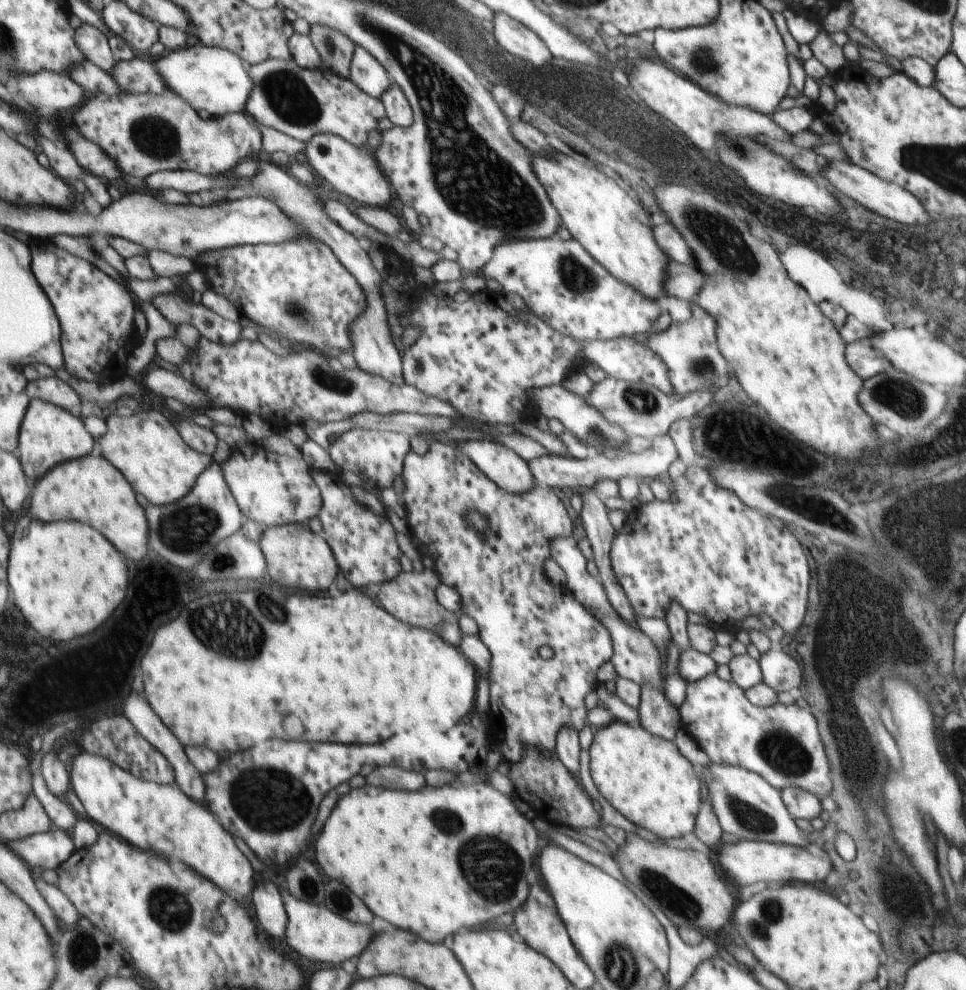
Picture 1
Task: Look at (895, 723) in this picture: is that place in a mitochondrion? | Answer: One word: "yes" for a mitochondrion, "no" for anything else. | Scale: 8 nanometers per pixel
no

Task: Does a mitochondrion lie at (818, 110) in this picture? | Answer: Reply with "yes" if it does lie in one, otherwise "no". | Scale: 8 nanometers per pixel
no

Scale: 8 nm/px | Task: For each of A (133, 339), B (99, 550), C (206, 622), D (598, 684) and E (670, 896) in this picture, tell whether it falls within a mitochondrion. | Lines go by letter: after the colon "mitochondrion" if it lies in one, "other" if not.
A: other
B: other
C: mitochondrion
D: other
E: mitochondrion

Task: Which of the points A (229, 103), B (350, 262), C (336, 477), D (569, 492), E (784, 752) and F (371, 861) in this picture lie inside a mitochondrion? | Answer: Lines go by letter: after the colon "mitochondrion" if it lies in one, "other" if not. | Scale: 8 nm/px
A: other
B: other
C: other
D: other
E: mitochondrion
F: other

